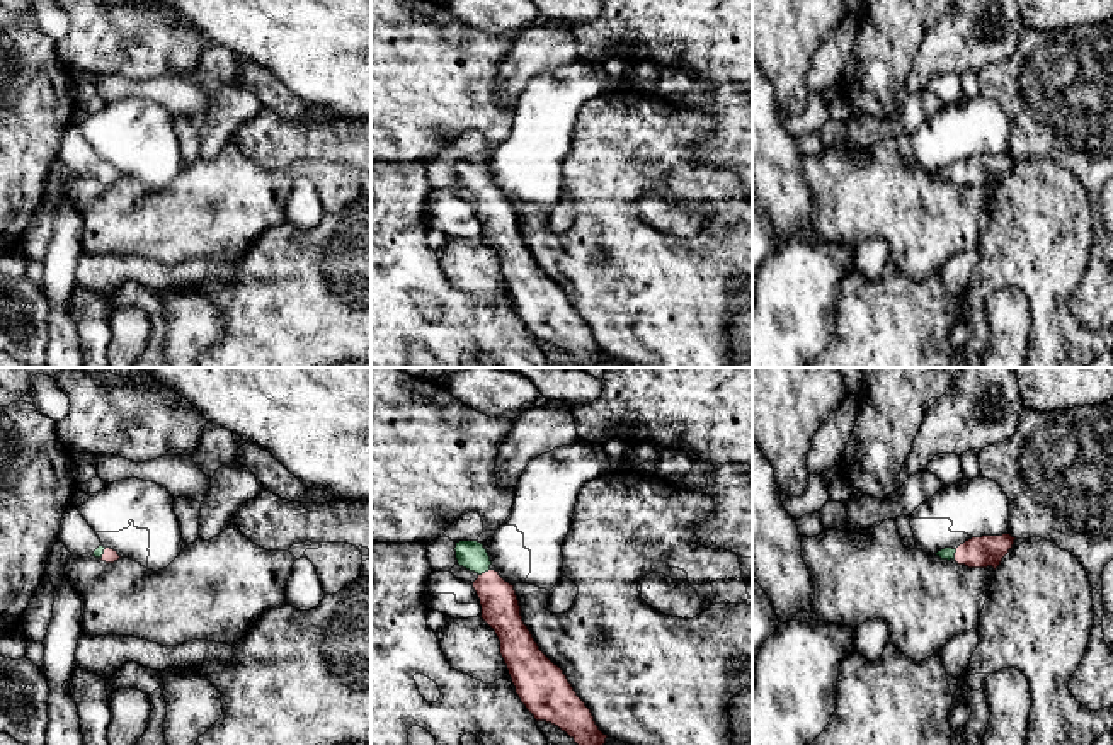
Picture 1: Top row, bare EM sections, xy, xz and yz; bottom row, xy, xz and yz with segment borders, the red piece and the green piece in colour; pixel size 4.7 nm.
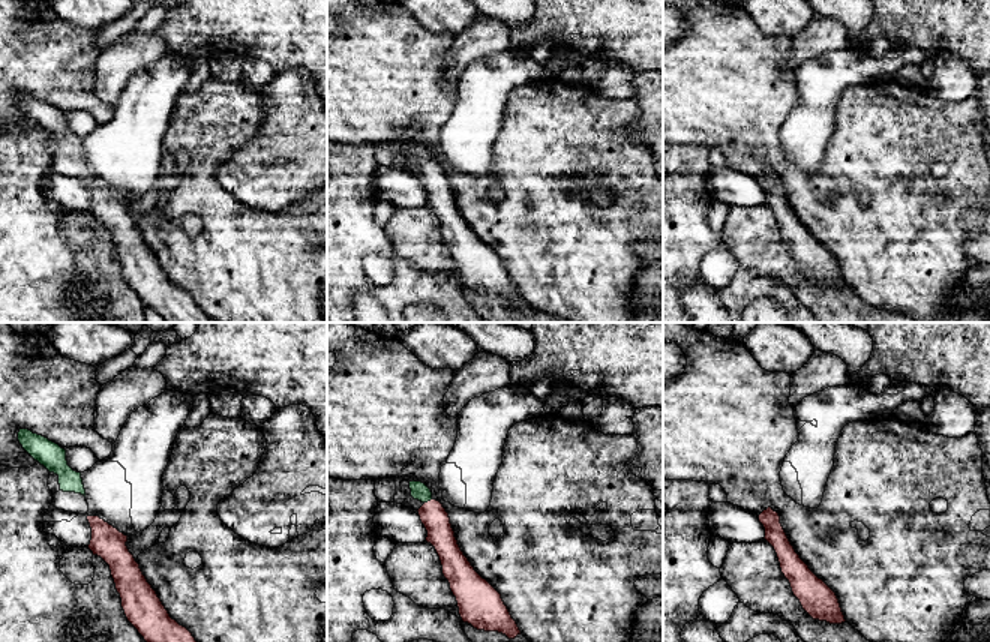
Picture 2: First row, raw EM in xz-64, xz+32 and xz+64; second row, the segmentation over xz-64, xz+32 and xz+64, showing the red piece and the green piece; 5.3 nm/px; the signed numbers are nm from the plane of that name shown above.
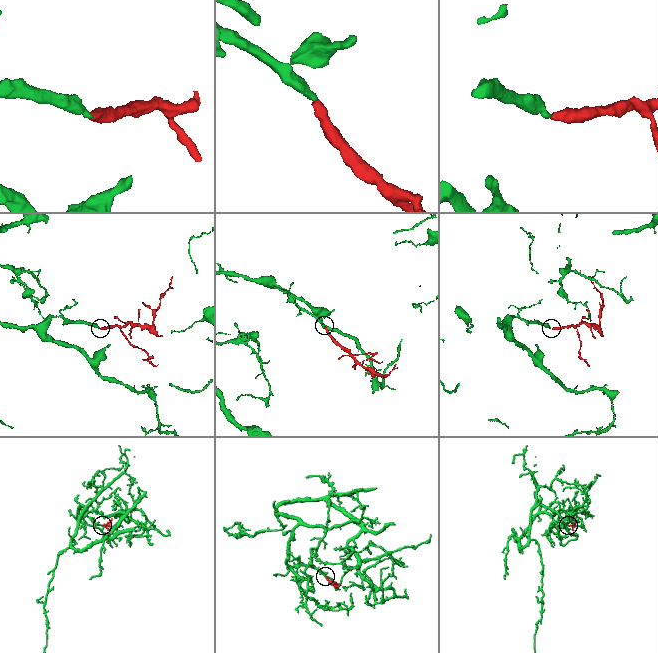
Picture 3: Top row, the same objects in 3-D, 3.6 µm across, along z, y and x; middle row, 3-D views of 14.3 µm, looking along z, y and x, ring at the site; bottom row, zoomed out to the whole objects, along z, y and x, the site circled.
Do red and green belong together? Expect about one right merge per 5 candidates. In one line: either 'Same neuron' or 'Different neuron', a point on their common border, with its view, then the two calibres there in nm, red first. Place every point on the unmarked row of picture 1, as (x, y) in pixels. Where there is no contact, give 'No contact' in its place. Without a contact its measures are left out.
Same neuron. Touches red at xz (485, 191). Thickness 180 nm (red) against 140 nm

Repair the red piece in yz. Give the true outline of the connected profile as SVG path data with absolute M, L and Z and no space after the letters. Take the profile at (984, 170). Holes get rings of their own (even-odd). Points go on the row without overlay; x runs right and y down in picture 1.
M1011 153L972 156L956 168L945 167L938 170L936 175L948 180L955 179L958 184L965 184L968 187L992 185L996 189L1013 167L1014 158L1016 156Z

